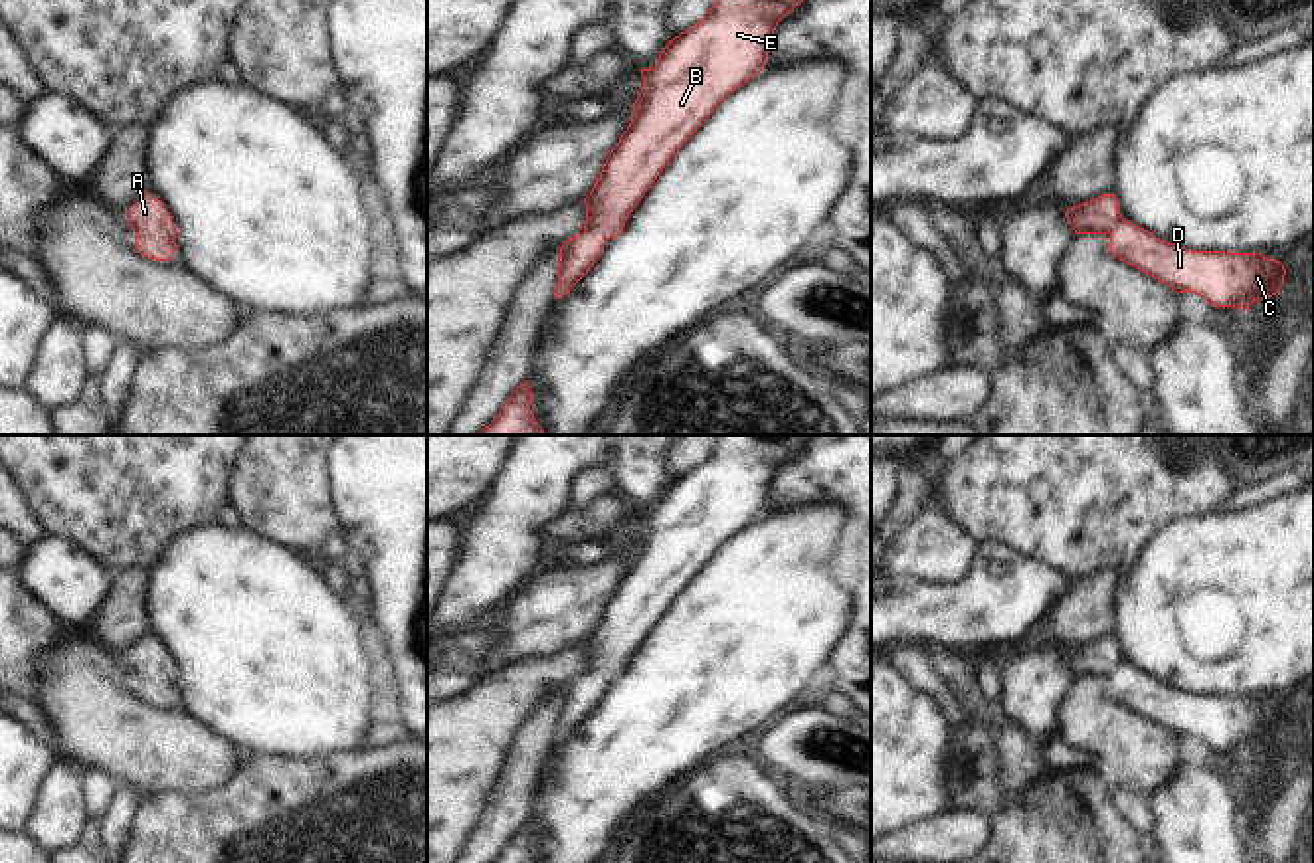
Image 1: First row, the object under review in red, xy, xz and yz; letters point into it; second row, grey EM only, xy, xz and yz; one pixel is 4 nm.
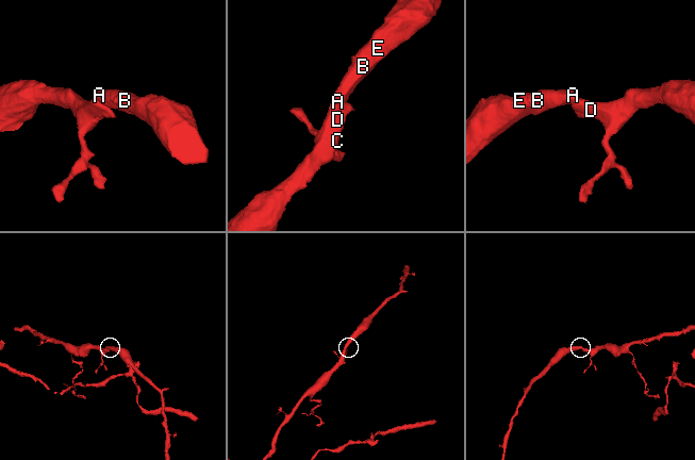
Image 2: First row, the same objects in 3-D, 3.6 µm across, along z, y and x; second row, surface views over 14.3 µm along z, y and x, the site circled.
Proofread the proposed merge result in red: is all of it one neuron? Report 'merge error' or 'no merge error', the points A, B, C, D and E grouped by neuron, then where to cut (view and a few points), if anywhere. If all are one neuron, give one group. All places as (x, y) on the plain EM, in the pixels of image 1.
no merge error; groups A B C D E; cut none

